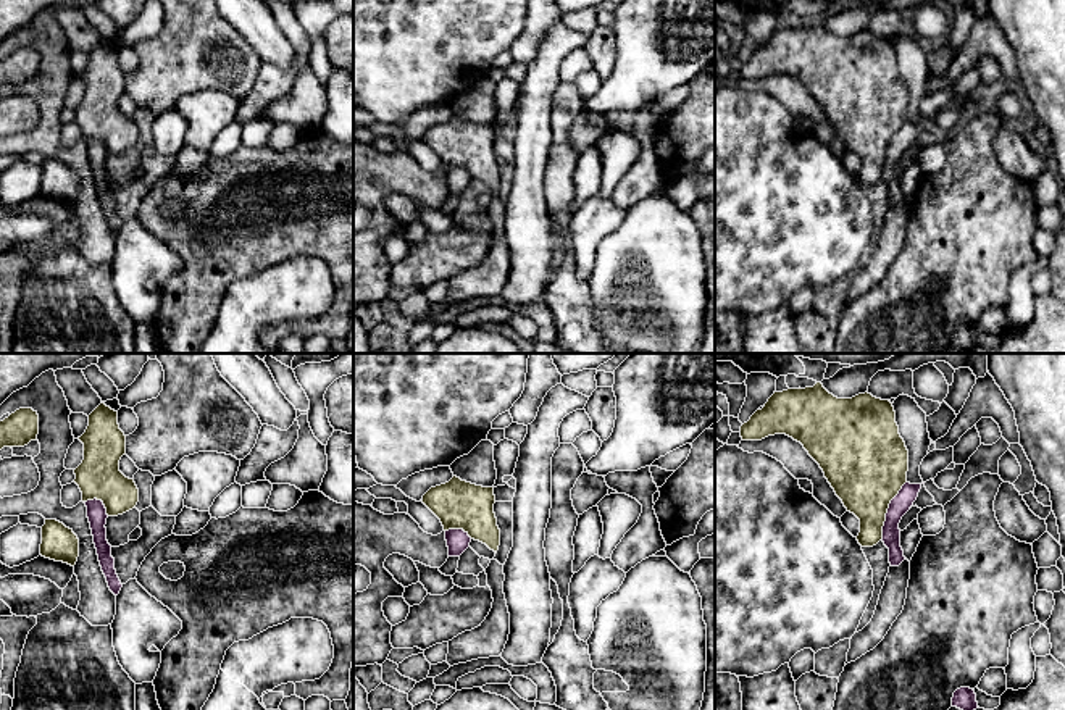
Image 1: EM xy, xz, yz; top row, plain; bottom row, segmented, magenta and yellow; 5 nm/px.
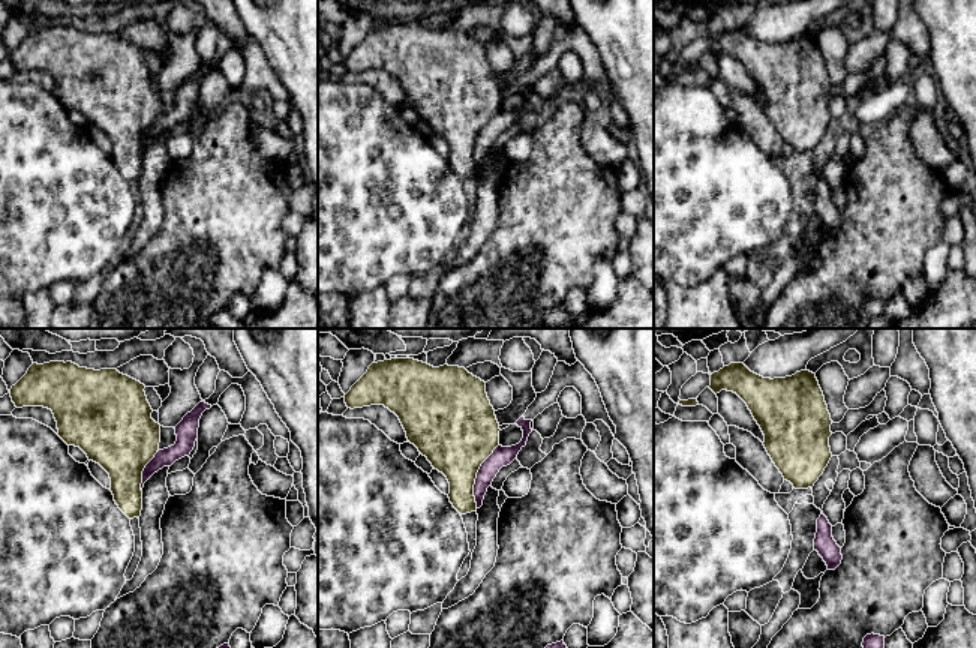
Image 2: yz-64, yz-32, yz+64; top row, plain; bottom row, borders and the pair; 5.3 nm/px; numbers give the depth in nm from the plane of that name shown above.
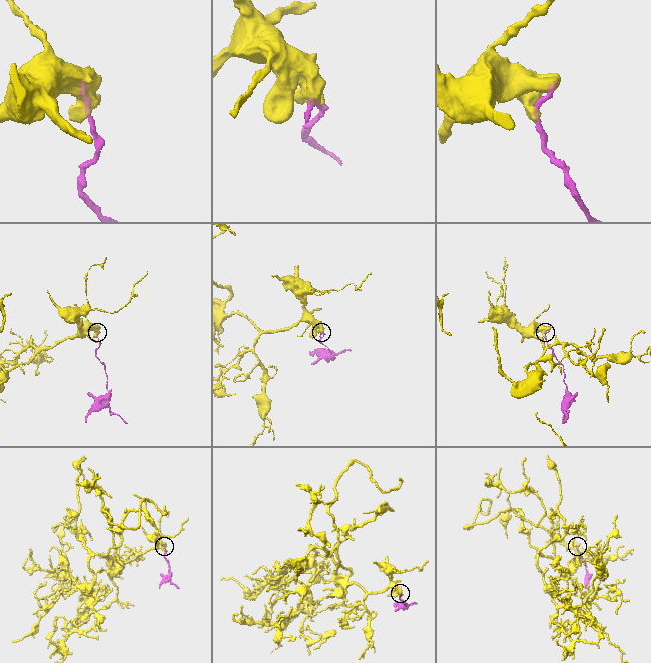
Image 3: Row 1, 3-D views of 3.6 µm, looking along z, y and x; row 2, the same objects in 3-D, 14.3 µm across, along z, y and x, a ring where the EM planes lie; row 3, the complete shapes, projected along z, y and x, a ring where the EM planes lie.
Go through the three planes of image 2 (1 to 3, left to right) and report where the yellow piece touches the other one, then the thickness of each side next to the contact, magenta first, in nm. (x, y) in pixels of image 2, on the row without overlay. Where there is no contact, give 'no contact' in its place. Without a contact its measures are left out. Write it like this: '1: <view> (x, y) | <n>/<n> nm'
1: yz-64 (143, 135) | 100/400 nm
2: yz-32 (477, 140) | 110/400 nm
3: no contact

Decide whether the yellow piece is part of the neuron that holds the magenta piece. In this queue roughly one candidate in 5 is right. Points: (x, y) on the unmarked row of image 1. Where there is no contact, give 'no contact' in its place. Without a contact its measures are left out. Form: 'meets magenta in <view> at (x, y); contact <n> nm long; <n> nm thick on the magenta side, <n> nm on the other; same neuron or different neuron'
meets magenta in yz at (888, 149); contact 320 nm long; 100 nm thick on the magenta side, 400 nm on the other; different neuron

